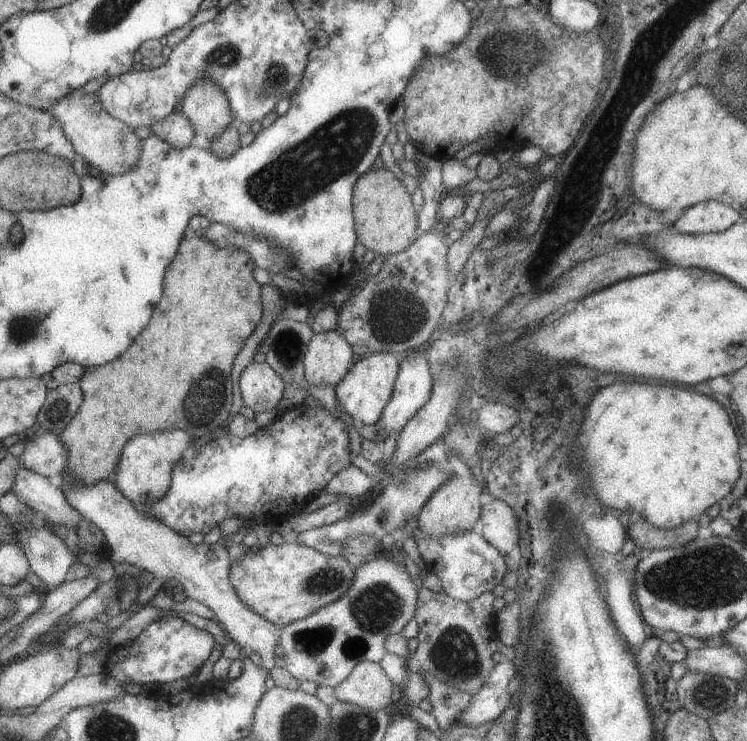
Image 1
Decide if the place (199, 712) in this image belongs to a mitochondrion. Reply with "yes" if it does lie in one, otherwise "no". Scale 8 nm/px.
no

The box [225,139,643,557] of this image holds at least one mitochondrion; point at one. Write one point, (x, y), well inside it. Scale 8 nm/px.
(394, 316)

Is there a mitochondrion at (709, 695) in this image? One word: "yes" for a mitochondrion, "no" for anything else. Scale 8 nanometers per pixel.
yes

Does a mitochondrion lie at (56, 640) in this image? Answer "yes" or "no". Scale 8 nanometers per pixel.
no

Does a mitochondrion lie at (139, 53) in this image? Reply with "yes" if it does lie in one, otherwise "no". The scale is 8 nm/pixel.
no

